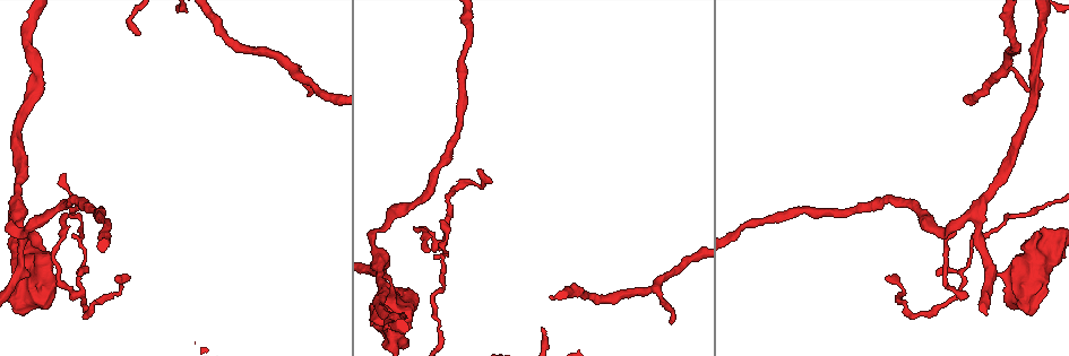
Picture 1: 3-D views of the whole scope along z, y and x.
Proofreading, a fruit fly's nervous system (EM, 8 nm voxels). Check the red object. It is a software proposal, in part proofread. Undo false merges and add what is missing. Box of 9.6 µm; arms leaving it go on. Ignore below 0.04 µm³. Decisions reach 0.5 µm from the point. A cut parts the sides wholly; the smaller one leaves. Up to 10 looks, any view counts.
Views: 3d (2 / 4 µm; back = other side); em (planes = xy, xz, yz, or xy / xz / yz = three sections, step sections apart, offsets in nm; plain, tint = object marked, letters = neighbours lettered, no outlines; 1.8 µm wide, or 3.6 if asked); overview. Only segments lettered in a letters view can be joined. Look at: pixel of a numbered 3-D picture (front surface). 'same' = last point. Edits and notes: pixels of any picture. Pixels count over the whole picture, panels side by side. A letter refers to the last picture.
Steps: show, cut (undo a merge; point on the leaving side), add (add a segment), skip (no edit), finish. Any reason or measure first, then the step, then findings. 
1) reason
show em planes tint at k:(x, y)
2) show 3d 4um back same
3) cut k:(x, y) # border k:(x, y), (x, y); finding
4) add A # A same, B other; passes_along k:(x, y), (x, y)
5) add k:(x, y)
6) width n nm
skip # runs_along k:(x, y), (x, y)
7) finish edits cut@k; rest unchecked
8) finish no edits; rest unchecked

branch point
show em planes letters at 1:(78, 294)

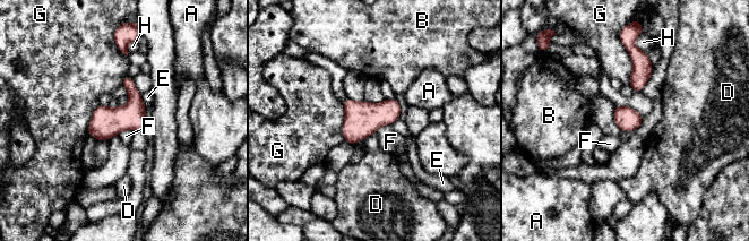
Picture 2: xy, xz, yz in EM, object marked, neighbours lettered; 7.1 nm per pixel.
skip # A other, B other, D other, E other, F other, G other, H other; border 2:(390, 123), (382, 125), (375, 132); continuous, no second cell

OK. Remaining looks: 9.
tapers out
show em yz step 4 tint at 1:(67, 217)

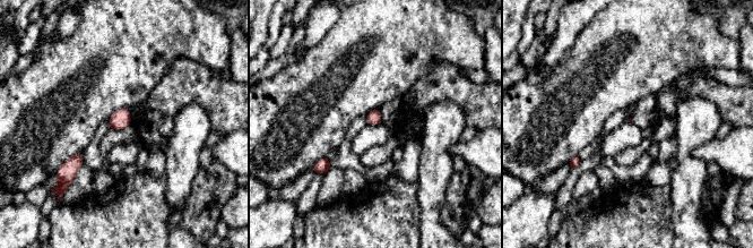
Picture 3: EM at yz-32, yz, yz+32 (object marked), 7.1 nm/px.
show em planes letters same

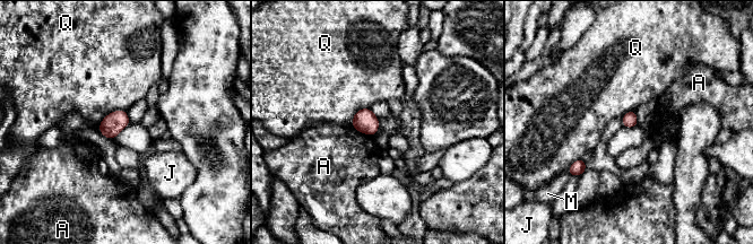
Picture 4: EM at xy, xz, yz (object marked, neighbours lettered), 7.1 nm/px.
skip # A other, J other, M other, Q other; border 4:(352, 125), (372, 136); none of them fits

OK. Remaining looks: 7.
thick turns thin
show em 3.6um planes letters at 1:(1052, 249)

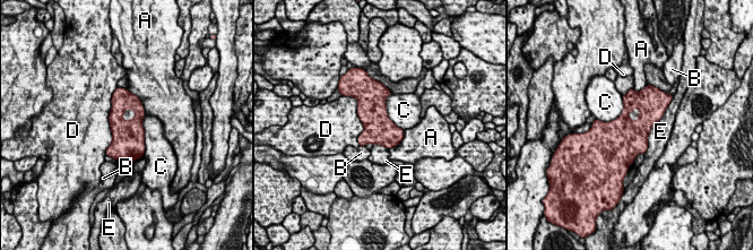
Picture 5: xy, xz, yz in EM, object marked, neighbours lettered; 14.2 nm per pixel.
skip # A other, B other, C other, D other, E other; border 5:(622, 95), (616, 118), (596, 119); one cell here

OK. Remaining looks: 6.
thin end
show 3d 4um at 1:(117, 279)

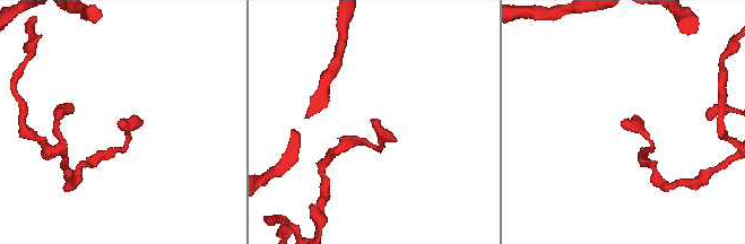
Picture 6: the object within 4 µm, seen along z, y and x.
show em planes letters at 6:(623, 123)

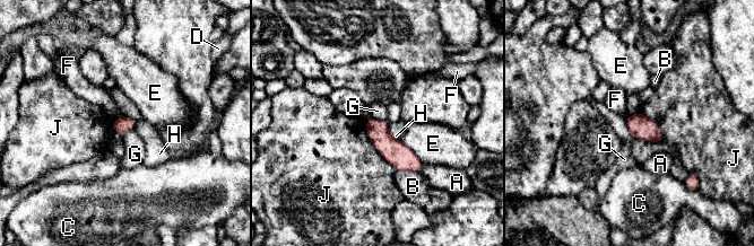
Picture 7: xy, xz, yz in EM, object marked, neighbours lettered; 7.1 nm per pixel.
longest_contact J 380 nm
skip # A other, B other, C other, D other, E other, F other, G other, H other, J other; border 7:(625, 117), (627, 130), (635, 138); no lettered segment goes on from it

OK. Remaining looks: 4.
finish no edits; rest unchecked

